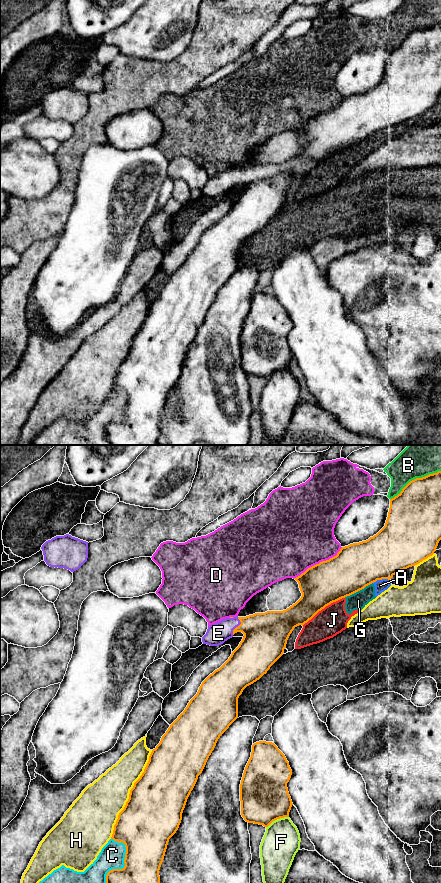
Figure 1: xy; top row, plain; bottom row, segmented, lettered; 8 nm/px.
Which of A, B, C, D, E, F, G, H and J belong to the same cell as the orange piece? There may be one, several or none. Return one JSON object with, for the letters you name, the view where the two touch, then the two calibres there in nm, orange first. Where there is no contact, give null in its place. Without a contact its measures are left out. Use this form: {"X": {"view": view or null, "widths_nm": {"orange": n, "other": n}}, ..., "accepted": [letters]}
{"accepted": []}

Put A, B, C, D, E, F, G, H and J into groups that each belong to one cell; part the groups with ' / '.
A G J / B D / C / E / F / H

